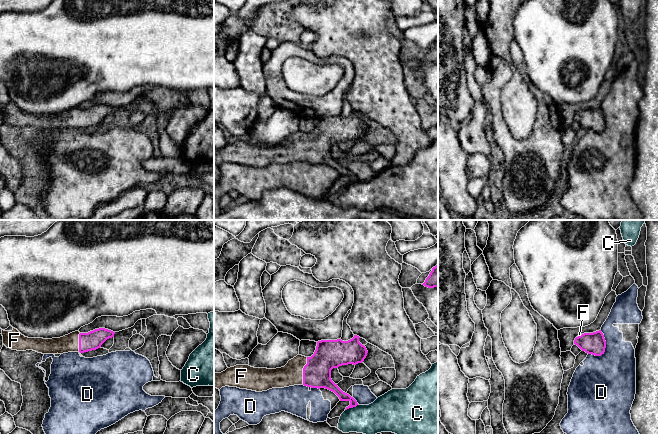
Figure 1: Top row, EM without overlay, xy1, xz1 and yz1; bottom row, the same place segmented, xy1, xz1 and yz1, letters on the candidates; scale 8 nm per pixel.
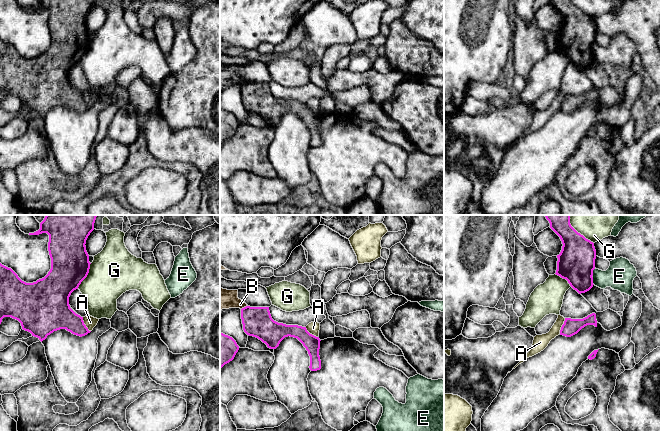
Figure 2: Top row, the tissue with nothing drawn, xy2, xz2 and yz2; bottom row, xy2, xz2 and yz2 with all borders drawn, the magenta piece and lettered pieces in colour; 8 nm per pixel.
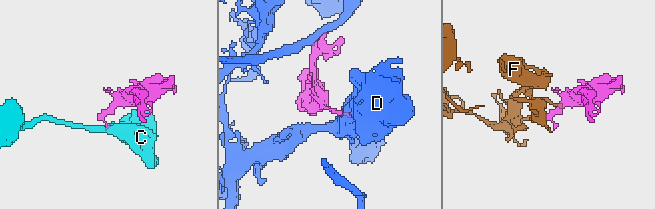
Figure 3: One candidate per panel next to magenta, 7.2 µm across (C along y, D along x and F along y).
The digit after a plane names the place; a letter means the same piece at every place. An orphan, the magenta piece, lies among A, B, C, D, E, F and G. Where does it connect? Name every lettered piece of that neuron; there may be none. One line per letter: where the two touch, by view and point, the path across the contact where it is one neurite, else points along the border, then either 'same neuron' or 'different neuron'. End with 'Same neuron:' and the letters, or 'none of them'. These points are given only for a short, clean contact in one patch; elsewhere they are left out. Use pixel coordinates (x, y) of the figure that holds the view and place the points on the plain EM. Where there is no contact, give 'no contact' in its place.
A: contact yz2 (562, 102); border yz2 (565, 94), (559, 109); different neuron
B: contact xz2 (244, 83); border xz2 (247, 81), (241, 85); different neuron
C: contact xz1 (351, 183); border xz1 (358, 180), (345, 186); different neuron
D: contact yz1 (604, 127); different neuron
E: contact yz2 (592, 51); border yz2 (595, 44), (592, 50), (593, 60); different neuron
F: contact xz1 (303, 147); same neuron
G: contact xy2 (86, 52); different neuron
Same neuron: F

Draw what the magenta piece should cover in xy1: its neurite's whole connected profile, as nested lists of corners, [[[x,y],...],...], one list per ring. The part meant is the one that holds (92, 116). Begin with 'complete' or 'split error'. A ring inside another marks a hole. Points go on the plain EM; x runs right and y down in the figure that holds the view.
split error | [[[99,104],[88,109],[80,109],[79,106],[60,114],[43,115],[28,114],[17,105],[12,107],[2,106],[3,120],[12,126],[33,126],[42,130],[63,130],[68,128],[88,128],[96,126],[109,114],[114,113],[115,108]]]

